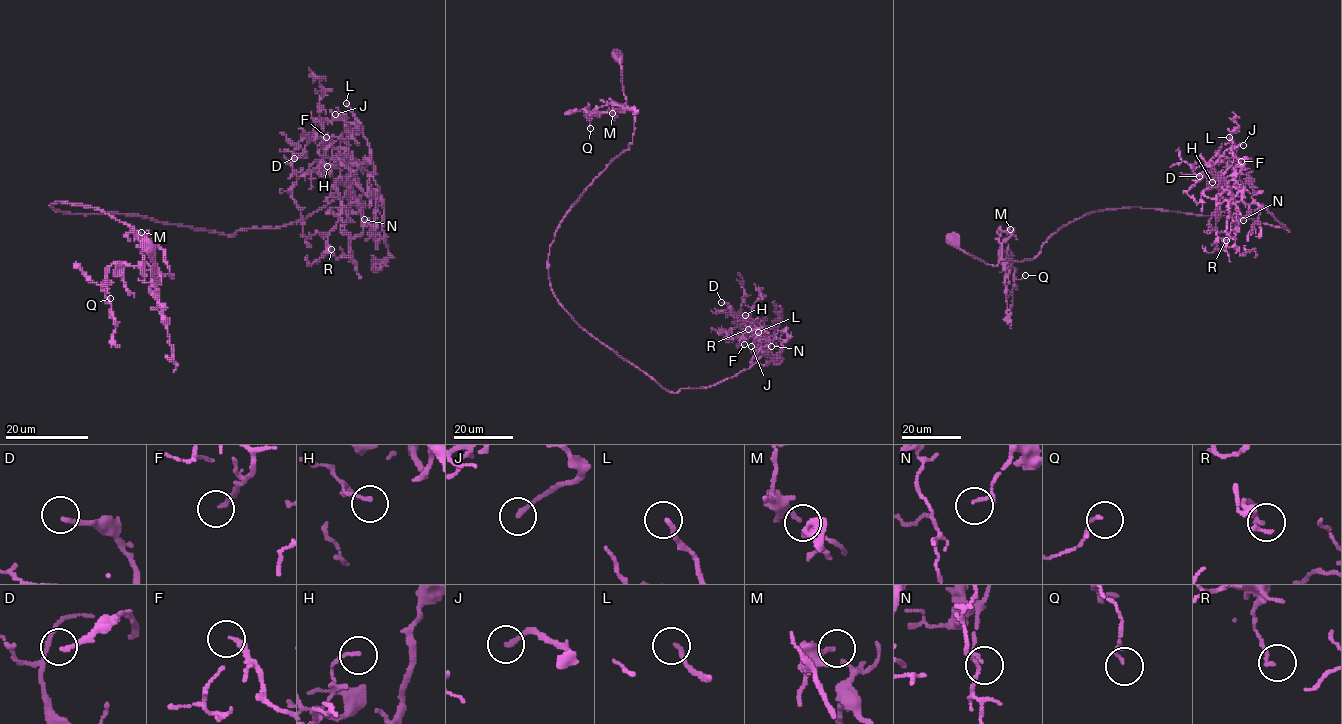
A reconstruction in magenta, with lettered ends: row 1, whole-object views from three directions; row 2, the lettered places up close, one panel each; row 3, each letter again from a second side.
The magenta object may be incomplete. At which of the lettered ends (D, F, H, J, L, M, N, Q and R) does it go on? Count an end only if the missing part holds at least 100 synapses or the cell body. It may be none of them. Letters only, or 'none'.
L, M

